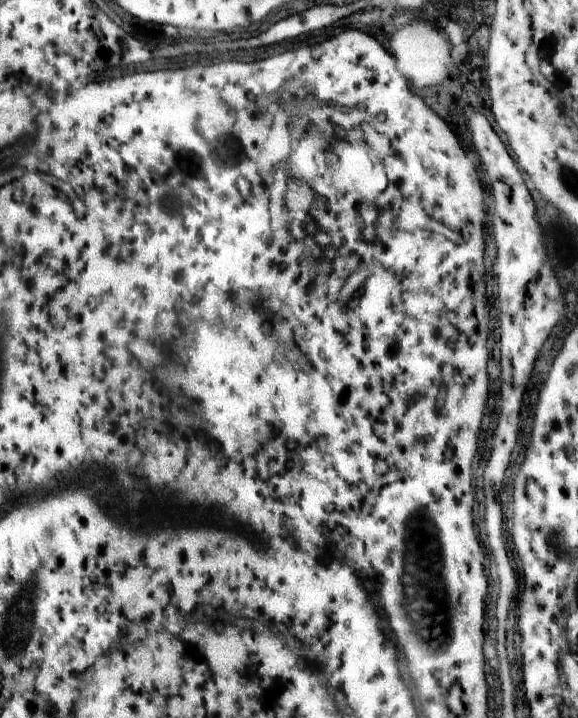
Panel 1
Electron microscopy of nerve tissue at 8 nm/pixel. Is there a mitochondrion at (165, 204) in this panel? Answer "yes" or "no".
yes

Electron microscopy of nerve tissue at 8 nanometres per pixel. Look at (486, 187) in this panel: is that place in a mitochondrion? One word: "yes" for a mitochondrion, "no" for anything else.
no

